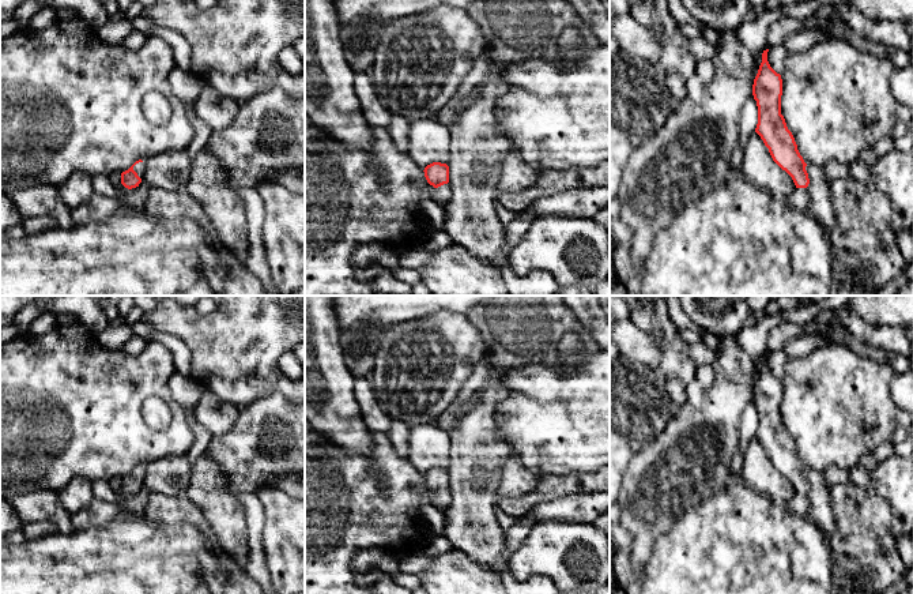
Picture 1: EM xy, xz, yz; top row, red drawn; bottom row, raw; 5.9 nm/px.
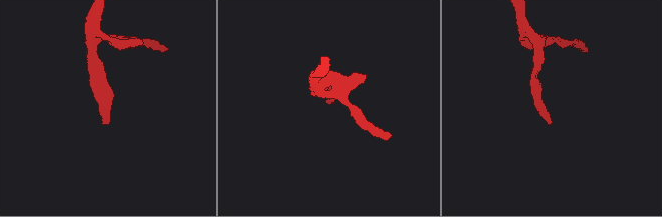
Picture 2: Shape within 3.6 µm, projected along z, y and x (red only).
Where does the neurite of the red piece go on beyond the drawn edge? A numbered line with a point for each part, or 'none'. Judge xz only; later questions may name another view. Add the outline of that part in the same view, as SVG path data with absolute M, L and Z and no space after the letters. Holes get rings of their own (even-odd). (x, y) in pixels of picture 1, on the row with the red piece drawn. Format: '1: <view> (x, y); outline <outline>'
1: xz (442, 194); outline M444 184L438 188L435 188L433 199L438 202L439 204L445 206L448 200L450 199L450 189L449 184Z

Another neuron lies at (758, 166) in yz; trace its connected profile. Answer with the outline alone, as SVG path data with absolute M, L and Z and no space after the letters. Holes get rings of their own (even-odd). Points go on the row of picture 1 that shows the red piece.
M752 132L746 143L740 174L781 200L796 189L792 177L773 161L757 132Z

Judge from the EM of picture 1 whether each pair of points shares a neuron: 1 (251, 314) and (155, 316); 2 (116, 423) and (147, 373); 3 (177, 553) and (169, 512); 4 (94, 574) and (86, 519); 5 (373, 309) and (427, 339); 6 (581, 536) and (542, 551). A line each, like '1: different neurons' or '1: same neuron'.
1: same neuron
2: same neuron
3: different neurons
4: different neurons
5: different neurons
6: same neuron

